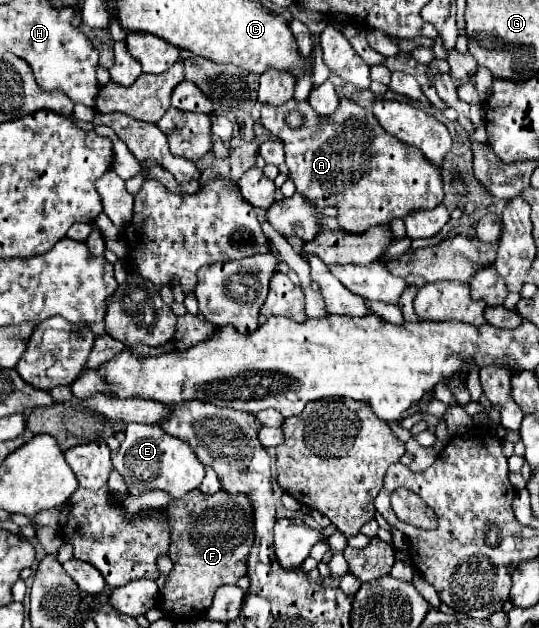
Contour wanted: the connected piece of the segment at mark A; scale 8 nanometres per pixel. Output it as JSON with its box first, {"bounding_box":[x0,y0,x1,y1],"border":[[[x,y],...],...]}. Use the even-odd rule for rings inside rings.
{"bounding_box":[261,98,443,234],"border":[[[341,98],[337,112],[329,120],[319,118],[309,102],[289,100],[279,108],[261,106],[261,124],[269,132],[277,134],[285,144],[285,164],[289,168],[289,178],[297,186],[297,192],[305,194],[305,198],[317,206],[317,212],[321,212],[325,206],[337,206],[337,218],[327,218],[321,214],[321,230],[345,230],[351,234],[363,234],[371,226],[385,226],[395,218],[405,218],[417,210],[433,210],[443,202],[443,178],[439,168],[433,166],[421,154],[421,150],[415,150],[413,146],[407,146],[385,132],[371,112],[363,110],[347,98]],[[289,112],[299,112],[303,116],[303,126],[291,128],[285,122]]]}

